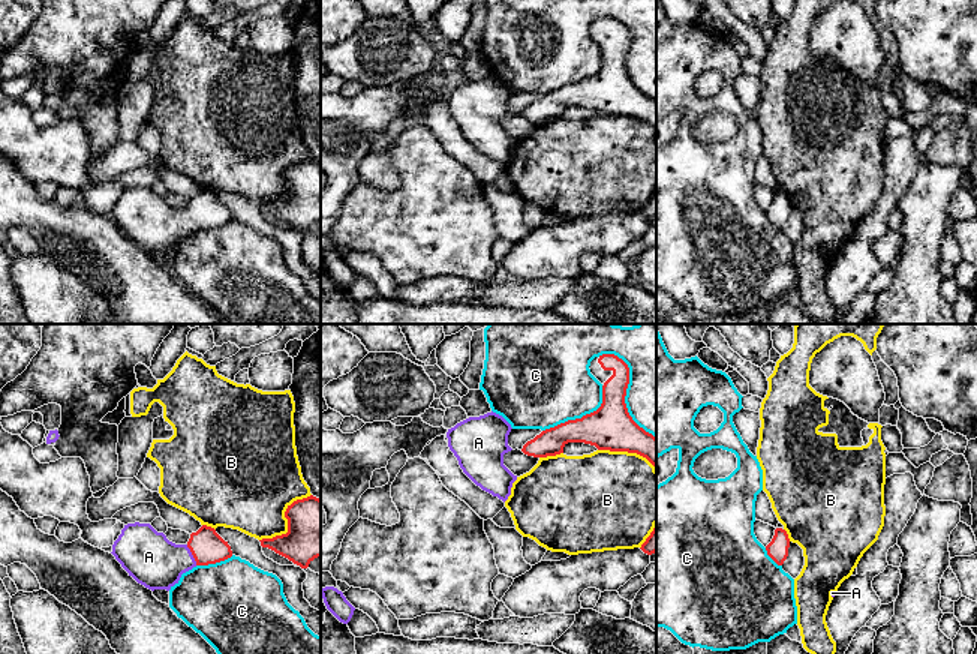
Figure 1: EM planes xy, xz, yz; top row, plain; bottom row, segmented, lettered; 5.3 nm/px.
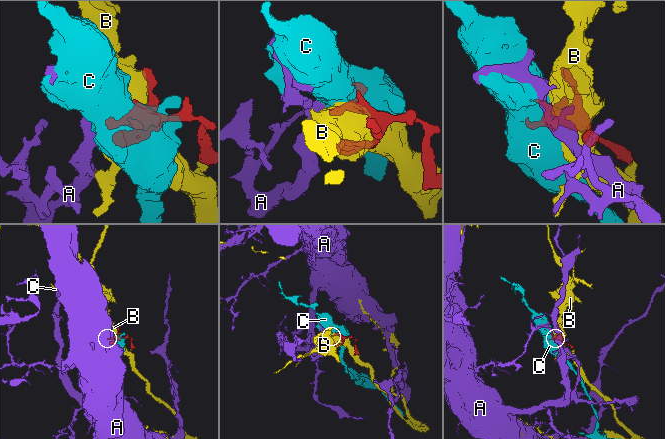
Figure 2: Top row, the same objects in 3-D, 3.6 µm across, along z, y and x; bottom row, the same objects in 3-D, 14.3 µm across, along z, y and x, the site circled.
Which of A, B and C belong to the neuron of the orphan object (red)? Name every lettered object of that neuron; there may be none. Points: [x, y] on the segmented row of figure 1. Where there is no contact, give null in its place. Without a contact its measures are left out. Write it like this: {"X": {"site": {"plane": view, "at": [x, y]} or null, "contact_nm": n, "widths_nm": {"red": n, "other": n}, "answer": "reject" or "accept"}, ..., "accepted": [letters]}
{"A": {"site": {"plane": "xy", "at": [192, 554]}, "contact_nm": 130, "widths_nm": {"red": 180, "other": 280}, "answer": "accept"}, "B": {"site": {"plane": "xy", "at": [288, 522]}, "contact_nm": 380, "widths_nm": {"red": 300, "other": 400}, "answer": "reject"}, "C": {"site": {"plane": "xz", "at": [625, 390]}, "contact_nm": 550, "widths_nm": {"red": 240, "other": 320}, "answer": "reject"}, "accepted": ["A"]}

